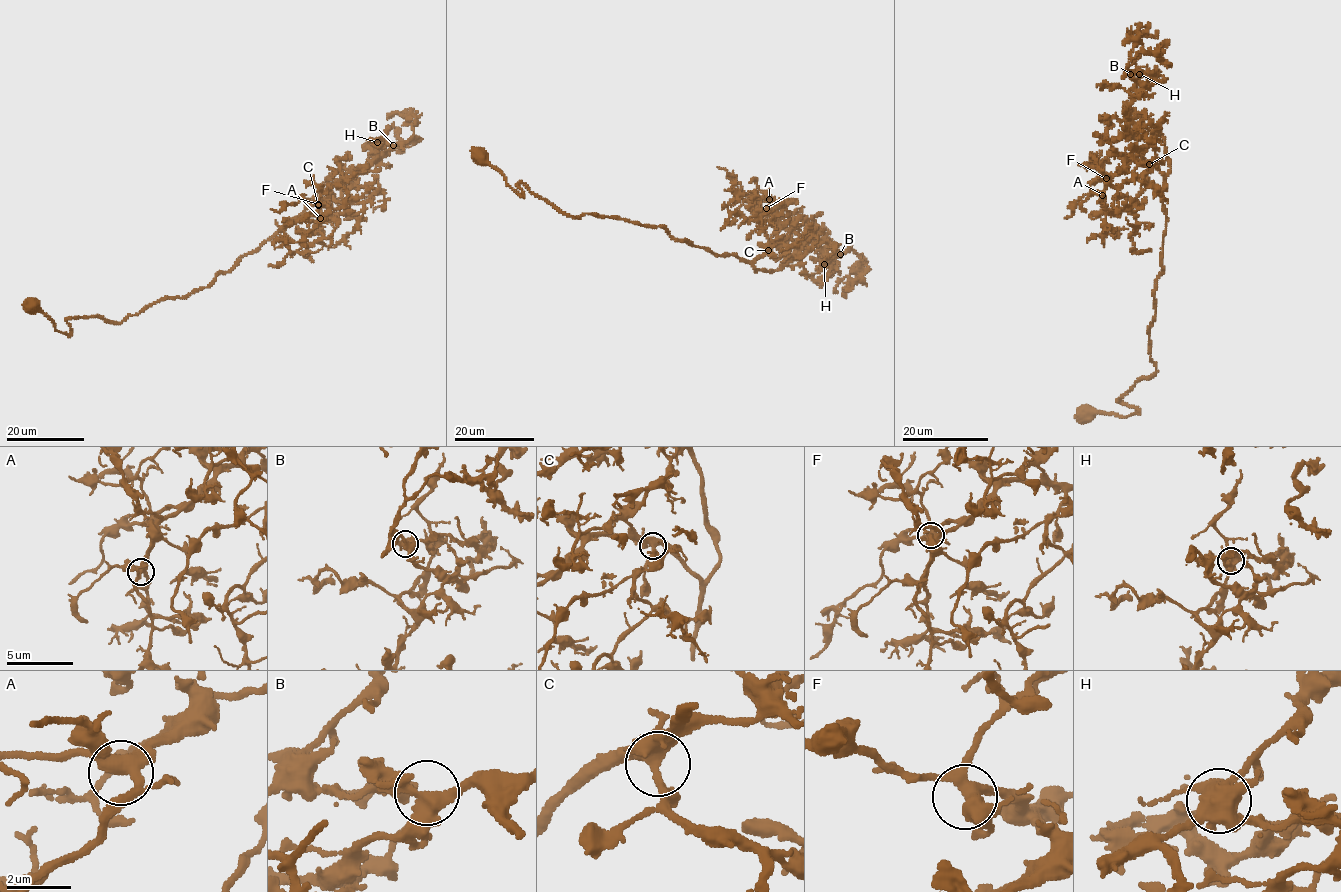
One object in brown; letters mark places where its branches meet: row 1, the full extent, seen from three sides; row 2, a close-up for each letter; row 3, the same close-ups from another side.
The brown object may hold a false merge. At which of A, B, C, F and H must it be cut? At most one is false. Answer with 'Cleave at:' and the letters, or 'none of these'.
Cleave at: H

